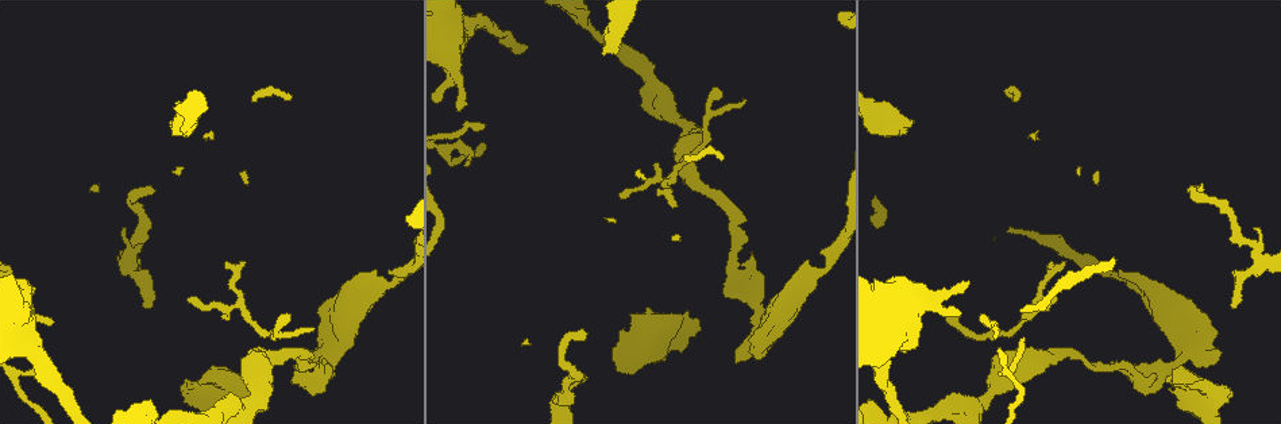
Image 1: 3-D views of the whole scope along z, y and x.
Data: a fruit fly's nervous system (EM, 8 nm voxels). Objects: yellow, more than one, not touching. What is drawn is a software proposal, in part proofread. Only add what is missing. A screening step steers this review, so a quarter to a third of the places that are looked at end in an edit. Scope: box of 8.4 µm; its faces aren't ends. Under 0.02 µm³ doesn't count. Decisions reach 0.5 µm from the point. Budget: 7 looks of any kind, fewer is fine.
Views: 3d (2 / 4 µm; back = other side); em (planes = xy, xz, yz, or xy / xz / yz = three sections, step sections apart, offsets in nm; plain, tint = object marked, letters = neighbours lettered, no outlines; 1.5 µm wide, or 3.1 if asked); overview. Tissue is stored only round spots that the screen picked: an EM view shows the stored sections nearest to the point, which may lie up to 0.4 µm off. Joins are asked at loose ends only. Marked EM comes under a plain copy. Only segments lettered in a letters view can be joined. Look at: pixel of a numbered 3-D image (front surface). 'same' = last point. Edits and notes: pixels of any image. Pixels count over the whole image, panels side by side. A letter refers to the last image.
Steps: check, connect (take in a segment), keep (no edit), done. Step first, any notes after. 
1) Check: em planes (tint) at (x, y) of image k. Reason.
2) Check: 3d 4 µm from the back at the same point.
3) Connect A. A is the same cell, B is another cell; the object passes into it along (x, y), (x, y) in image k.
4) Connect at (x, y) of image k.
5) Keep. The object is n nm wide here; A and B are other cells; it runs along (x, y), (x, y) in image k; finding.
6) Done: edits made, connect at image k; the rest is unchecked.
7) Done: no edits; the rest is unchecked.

Check: 3d 2 µm at (1219, 355) of image 1. Branch stops here.

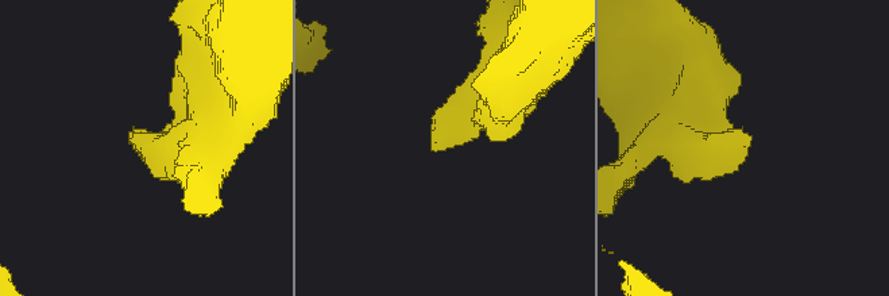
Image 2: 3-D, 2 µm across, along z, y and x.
Check: em planes (letters) at (437, 150) of image 2.

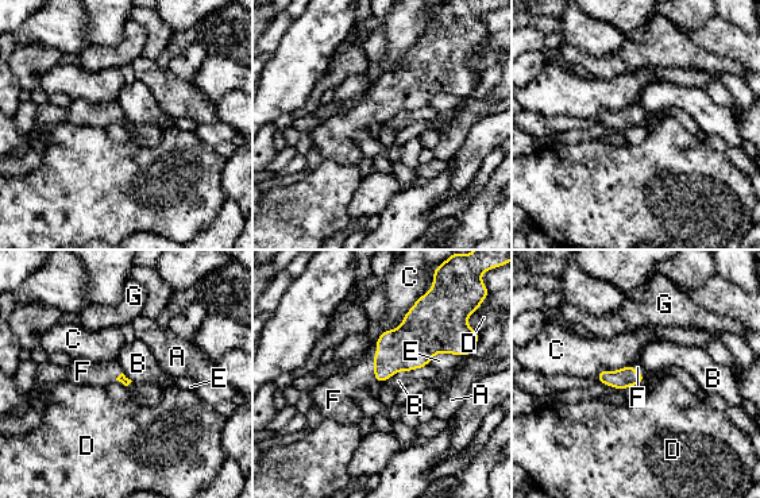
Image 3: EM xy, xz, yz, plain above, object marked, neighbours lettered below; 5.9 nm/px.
Connect F. F is the same cell, A, B, C, D, E and G are other cells; the object passes into it along (411, 346), (374, 362), (342, 388) in image 3; it goes on there.

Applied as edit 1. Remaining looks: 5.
Check: em yz step 4 (letters) at (152, 305) of image 1. Free end.

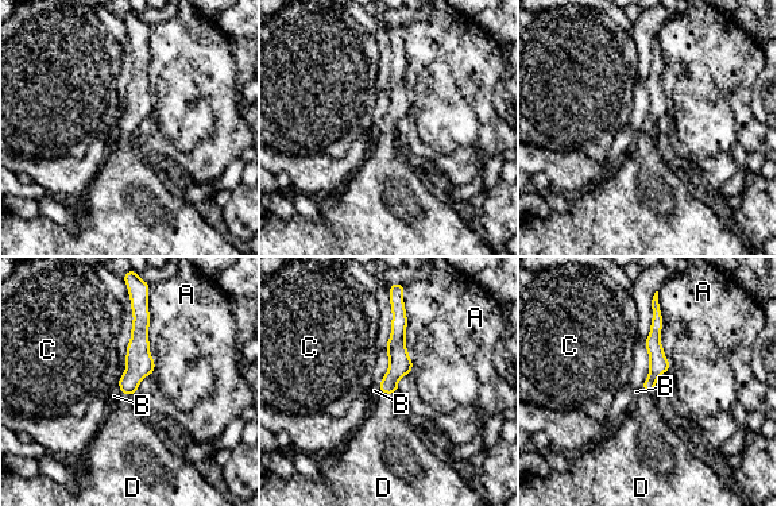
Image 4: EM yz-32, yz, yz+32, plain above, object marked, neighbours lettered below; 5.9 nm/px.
Connect D. D is the same cell, A, B and C are other cells; the object passes into it along (399, 363), (389, 393), (383, 433) in image 4; it goes on there.

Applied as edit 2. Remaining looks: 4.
Done: edits made, connect at image 3, connect at image 4; the rest is unchecked.

